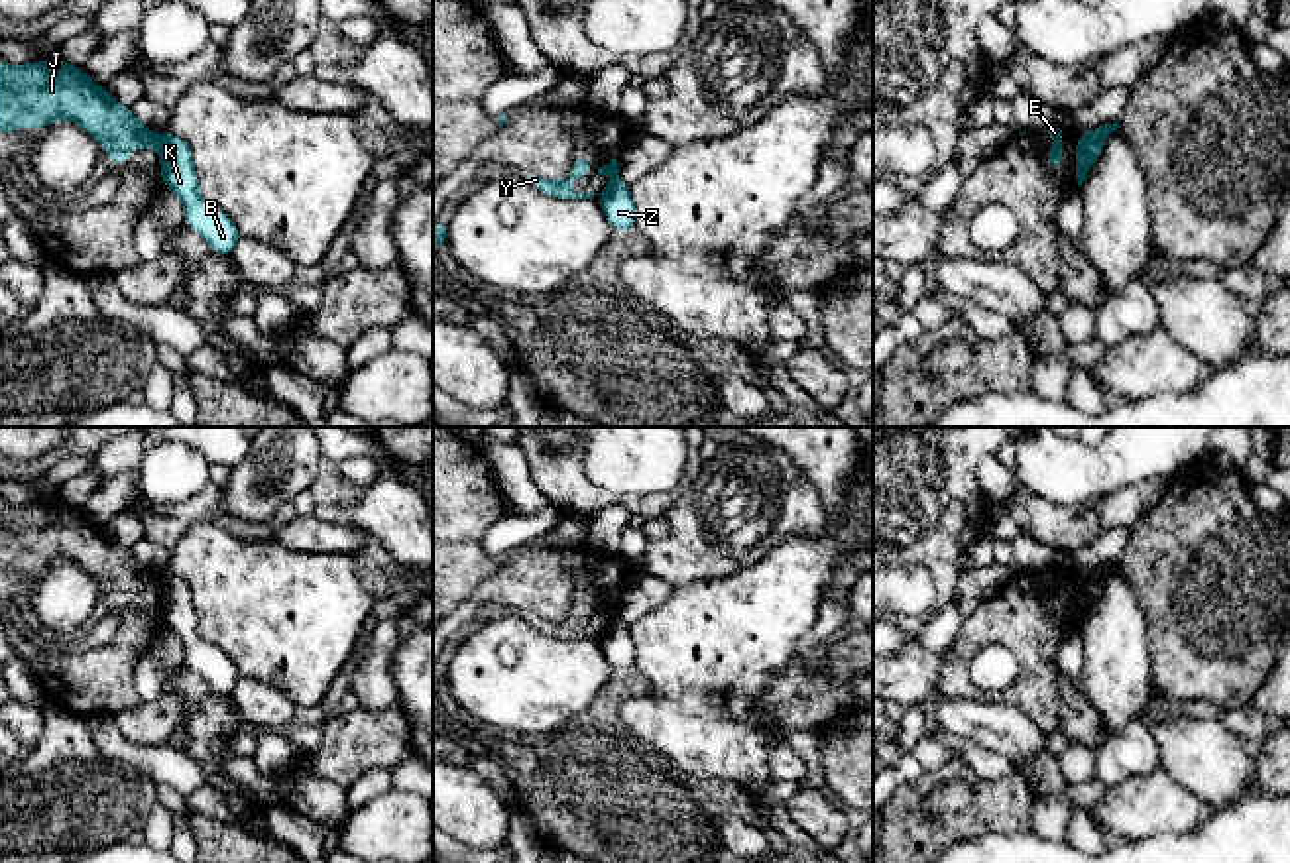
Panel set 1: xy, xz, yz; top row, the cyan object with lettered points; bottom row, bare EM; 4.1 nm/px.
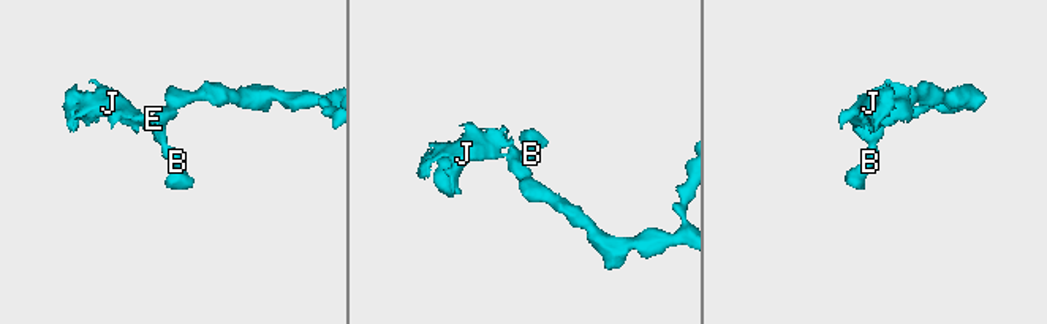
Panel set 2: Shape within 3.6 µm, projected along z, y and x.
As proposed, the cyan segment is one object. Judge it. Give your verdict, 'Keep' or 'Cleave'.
Cleave

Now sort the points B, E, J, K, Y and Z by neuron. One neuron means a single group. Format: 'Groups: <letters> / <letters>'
Groups: B K Z / E J Y

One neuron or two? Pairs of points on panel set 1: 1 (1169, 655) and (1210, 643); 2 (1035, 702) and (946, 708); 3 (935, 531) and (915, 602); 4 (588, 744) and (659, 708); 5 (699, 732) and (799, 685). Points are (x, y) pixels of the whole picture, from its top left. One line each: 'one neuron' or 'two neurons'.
1: one neuron
2: two neurons
3: two neurons
4: two neurons
5: two neurons

